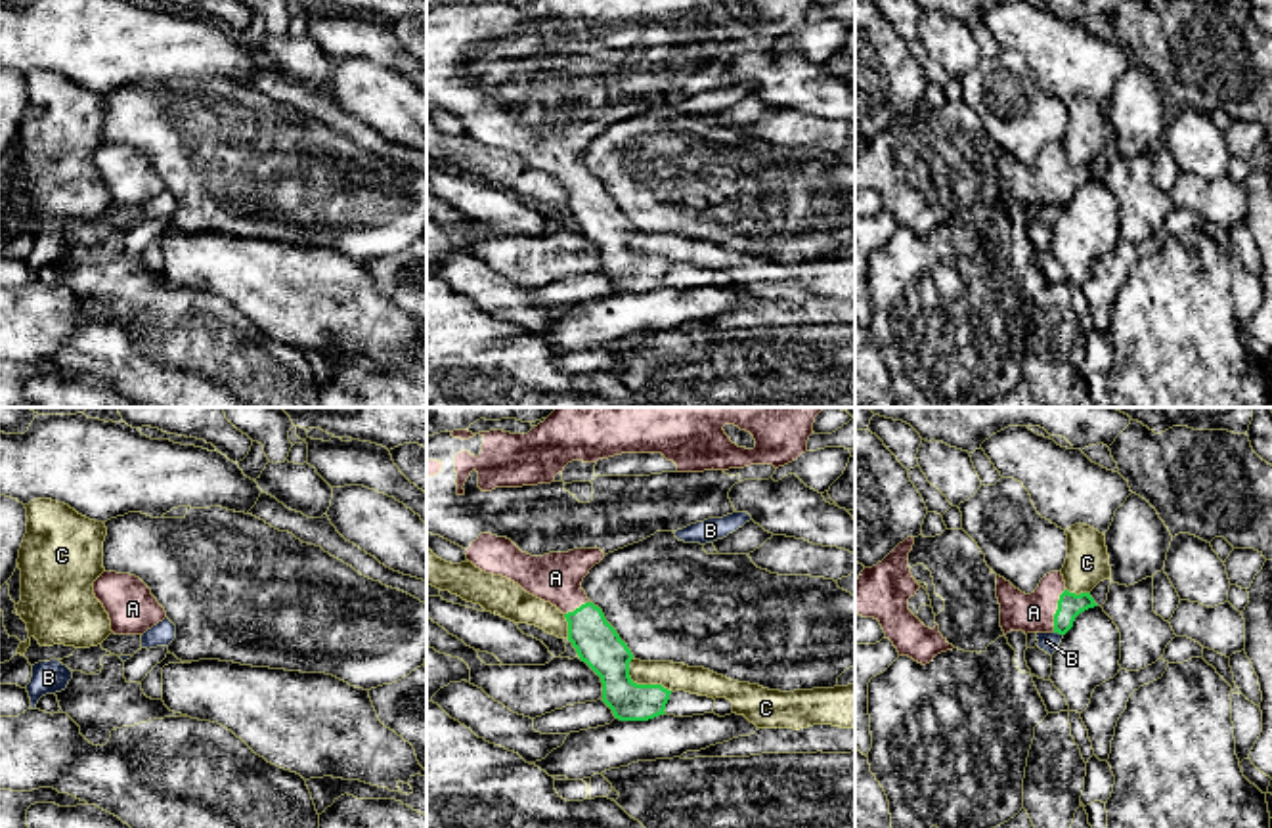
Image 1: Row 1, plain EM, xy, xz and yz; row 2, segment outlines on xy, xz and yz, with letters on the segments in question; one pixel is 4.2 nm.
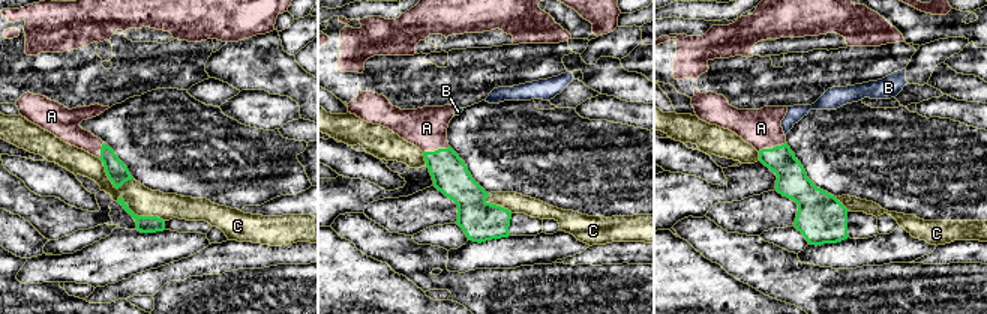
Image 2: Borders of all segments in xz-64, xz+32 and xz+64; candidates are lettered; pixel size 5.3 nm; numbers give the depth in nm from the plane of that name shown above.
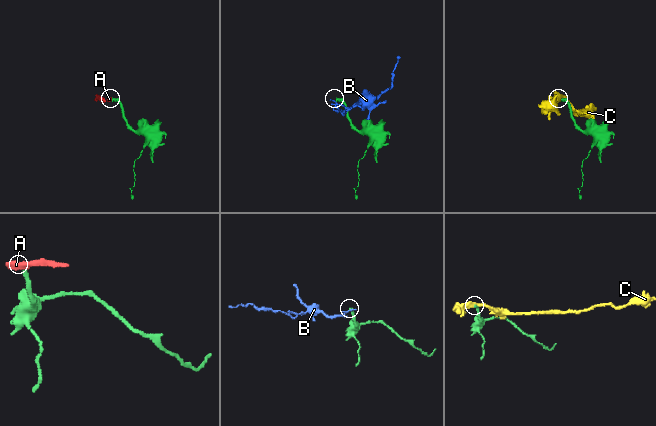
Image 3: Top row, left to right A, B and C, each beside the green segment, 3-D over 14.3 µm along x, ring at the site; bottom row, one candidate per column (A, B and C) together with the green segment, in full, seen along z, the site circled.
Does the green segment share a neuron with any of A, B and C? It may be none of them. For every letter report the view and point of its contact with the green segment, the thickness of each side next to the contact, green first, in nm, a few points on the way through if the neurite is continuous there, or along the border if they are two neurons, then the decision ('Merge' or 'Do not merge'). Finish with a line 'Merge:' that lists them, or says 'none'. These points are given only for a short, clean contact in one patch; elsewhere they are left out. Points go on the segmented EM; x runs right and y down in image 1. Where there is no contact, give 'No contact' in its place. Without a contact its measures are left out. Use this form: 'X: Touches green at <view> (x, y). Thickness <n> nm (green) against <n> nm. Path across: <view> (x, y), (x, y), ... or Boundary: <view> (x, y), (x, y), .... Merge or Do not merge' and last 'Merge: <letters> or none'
A: Touches green at yz (1056, 610). Thickness 110 nm (green) against 160 nm. Path across: yz (1070, 605), (1056, 610), (1033, 612). Merge
B: Touches green at yz (1058, 631). Thickness 110 nm (green) against 80 nm. Boundary: yz (1052, 631), (1062, 635). Do not merge
C: Touches green at xz (643, 685). Thickness 180 nm (green) against 120 nm. Do not merge
Merge: A

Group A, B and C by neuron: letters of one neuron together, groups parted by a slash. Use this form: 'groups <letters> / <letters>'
groups A / B / C

